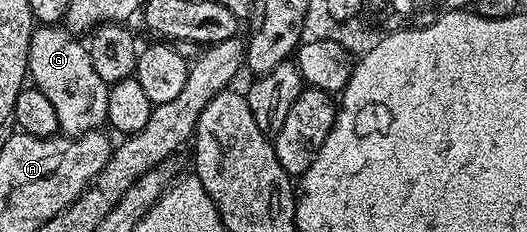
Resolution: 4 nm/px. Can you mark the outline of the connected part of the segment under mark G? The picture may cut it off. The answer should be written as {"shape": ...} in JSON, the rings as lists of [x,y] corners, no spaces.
{"shape":[[[62,26],[35,27],[30,39],[29,79],[56,109],[58,127],[65,135],[97,132],[107,123],[109,87],[92,66],[90,49],[77,35]]]}

